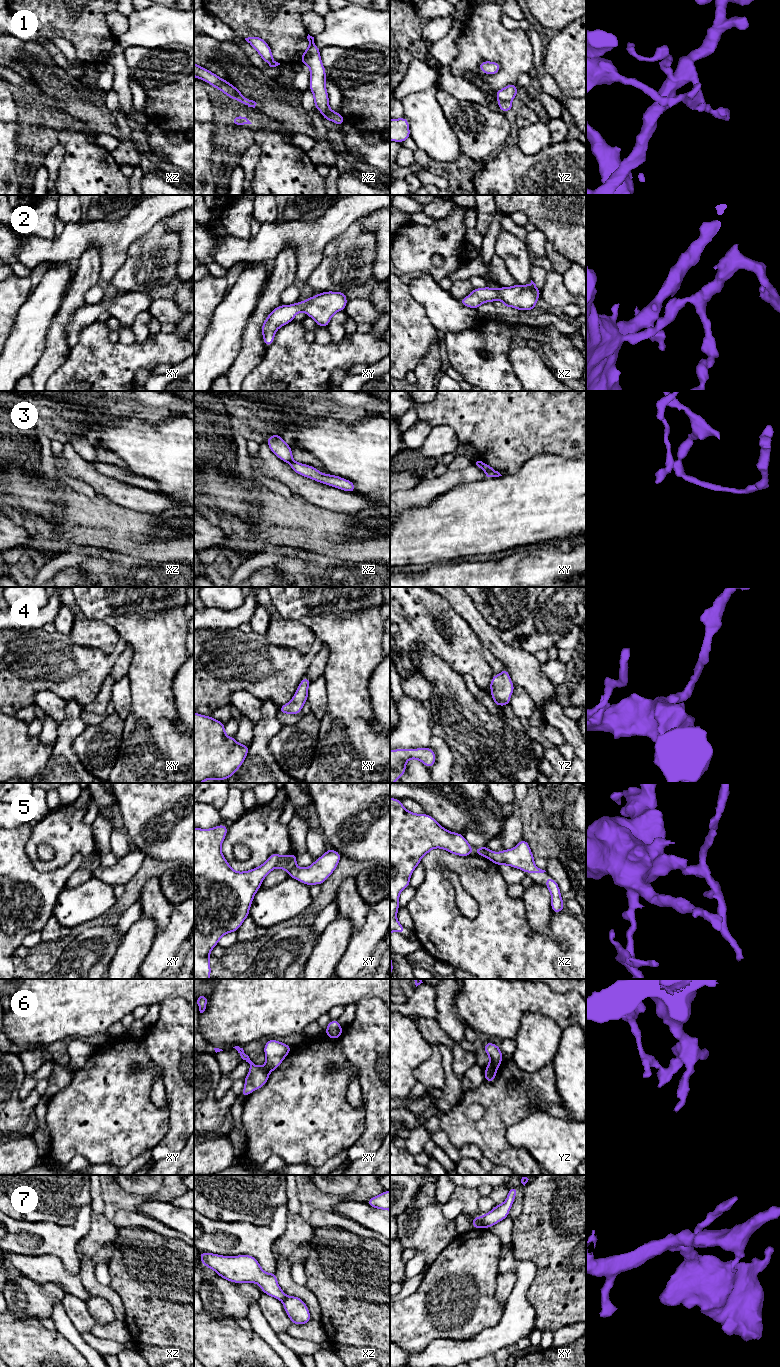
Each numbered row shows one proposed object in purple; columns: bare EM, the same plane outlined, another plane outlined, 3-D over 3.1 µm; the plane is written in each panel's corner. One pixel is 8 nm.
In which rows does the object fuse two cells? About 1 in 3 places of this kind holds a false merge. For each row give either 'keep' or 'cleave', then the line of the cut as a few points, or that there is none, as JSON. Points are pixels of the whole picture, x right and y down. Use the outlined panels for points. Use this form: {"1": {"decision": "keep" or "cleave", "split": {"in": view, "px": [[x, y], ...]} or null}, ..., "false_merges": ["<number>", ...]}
{"1": {"decision": "cleave", "split": {"in": "yz", "px": [[498, 99], [510, 101]]}}, "2": {"decision": "keep", "split": null}, "3": {"decision": "cleave", "split": {"in": "xz", "px": [[294, 461], [289, 463]]}}, "4": {"decision": "keep", "split": null}, "5": {"decision": "cleave", "split": {"in": "xy", "px": [[295, 865], [288, 872]]}}, "6": {"decision": "cleave", "split": {"in": "yz", "px": [[486, 1068], [497, 1069]]}}, "7": {"decision": "cleave", "split": {"in": "xy", "px": [[479, 1217], [481, 1226]]}}, "false_merges": ["1", "3", "5", "6", "7"]}

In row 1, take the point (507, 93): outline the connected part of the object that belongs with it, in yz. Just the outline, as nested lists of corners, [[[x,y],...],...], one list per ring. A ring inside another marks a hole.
[[[508,84],[506,87],[496,91],[495,96],[501,101],[512,101],[515,96],[519,95],[516,84]]]

